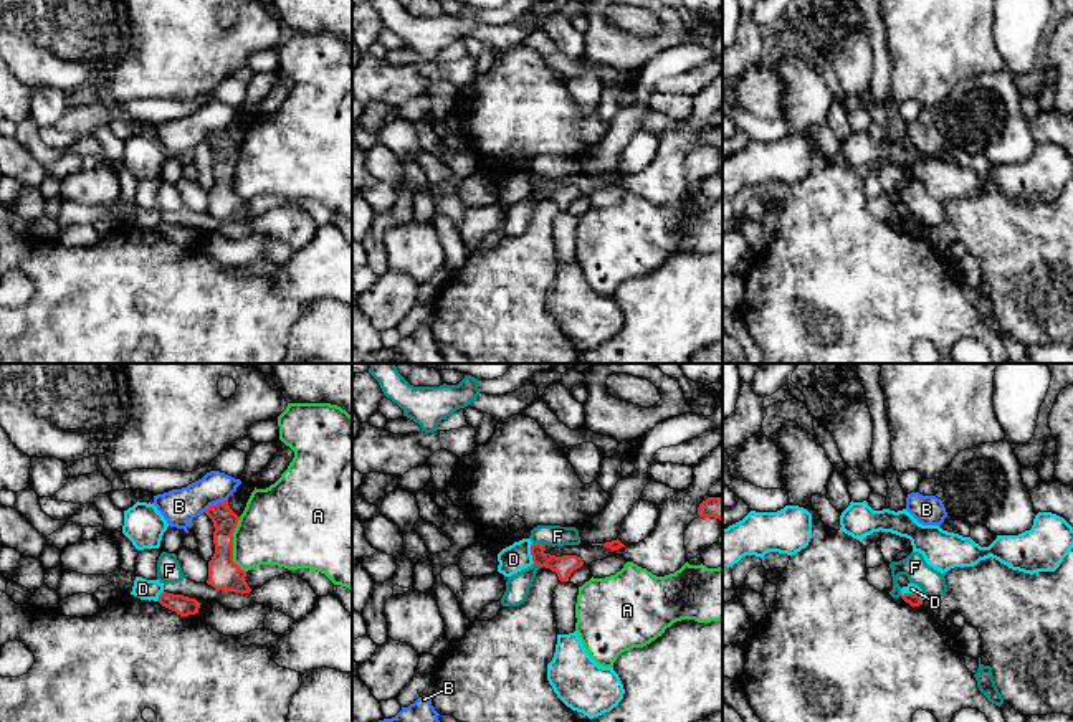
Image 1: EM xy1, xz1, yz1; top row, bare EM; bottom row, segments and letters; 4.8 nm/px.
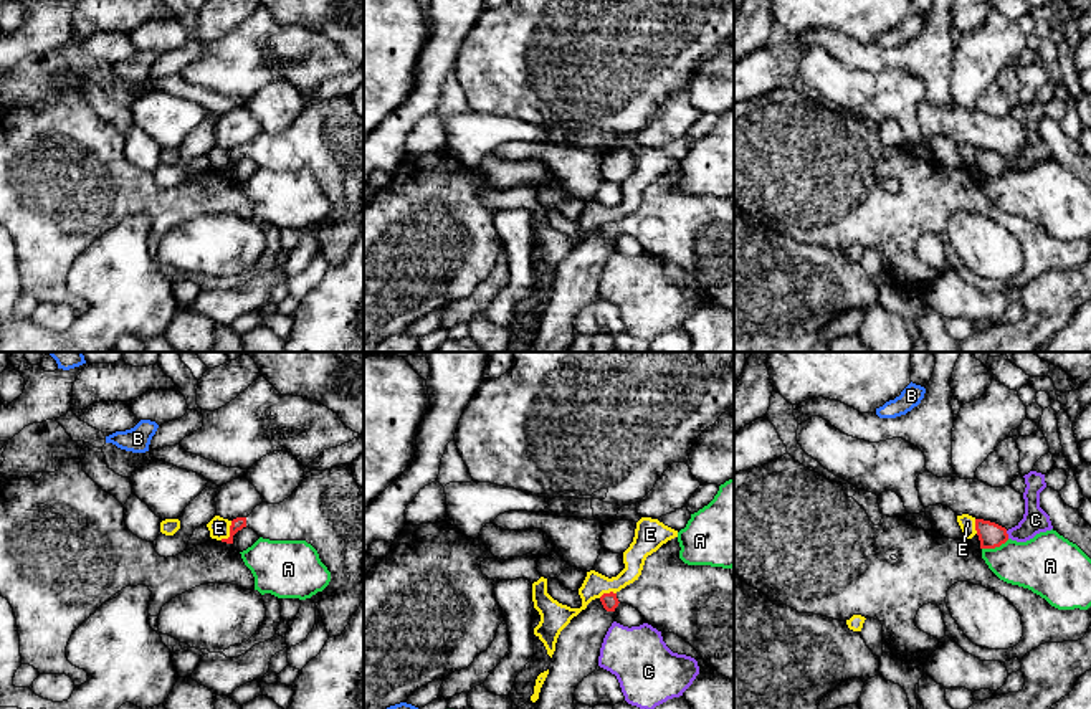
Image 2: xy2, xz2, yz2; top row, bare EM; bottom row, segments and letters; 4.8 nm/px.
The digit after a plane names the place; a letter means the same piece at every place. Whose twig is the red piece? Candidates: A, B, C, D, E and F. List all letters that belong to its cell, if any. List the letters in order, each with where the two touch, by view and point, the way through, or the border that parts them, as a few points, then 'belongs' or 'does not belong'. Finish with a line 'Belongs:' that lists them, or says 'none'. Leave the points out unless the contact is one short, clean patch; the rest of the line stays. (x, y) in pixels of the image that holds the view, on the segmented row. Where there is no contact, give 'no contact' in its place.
A: meets red in xy1 at (232, 546); does not belong
B: meets red in xy1 at (215, 504); border along xy1 (227, 498), (204, 511); does not belong
C: meets red in yz2 at (1007, 534); border along yz2 (1005, 531), (1009, 537); does not belong
D: meets red in yz1 at (911, 593); border along yz1 (901, 593), (915, 593), (921, 600); does not belong
E: meets red in xy2 at (230, 532); border along xy2 (232, 521), (228, 536), (220, 539); does not belong
F: meets red in xz1 at (539, 544); border along xz1 (533, 542), (544, 546); does not belong
Belongs: none

